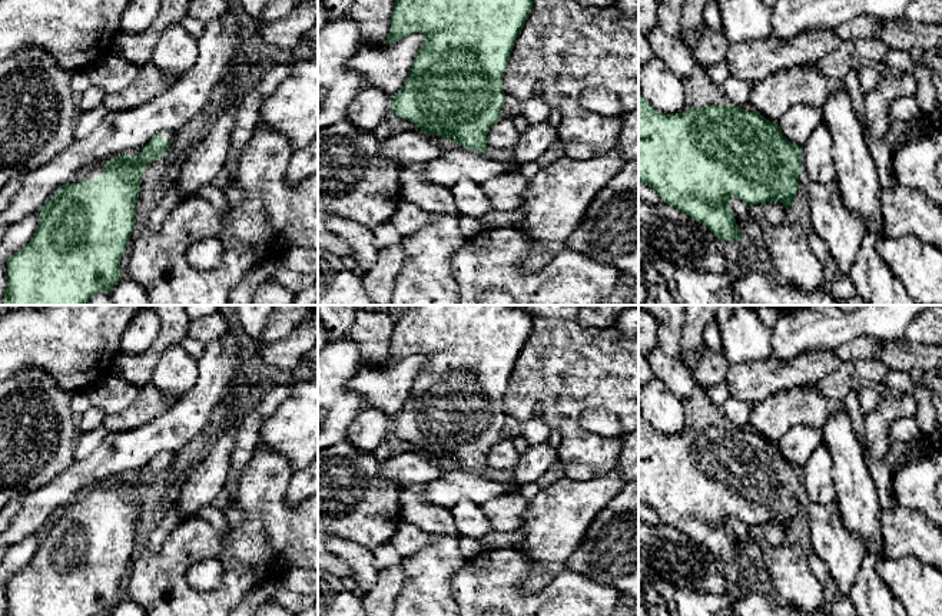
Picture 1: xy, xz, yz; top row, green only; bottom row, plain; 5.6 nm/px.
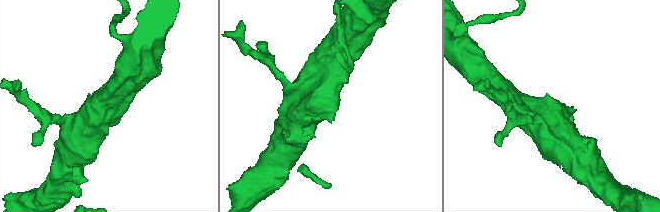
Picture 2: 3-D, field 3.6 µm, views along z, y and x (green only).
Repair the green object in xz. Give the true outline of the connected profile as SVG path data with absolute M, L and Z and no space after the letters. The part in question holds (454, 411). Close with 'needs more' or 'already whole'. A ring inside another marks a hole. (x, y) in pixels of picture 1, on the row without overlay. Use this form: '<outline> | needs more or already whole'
M412 305L397 322L391 337L389 358L384 365L391 365L412 354L424 354L425 360L414 380L411 395L401 408L401 411L392 417L392 433L408 443L412 443L421 448L421 453L435 456L441 460L458 464L462 468L484 474L487 470L487 454L501 440L501 430L504 425L505 414L502 411L502 398L505 395L510 375L515 367L515 361L531 332L533 315L524 309L513 305Z | already whole

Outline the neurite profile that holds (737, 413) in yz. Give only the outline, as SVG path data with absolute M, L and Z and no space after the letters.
M730 395L722 408L730 425L739 427L742 430L750 425L749 417L753 408L750 403L740 401Z

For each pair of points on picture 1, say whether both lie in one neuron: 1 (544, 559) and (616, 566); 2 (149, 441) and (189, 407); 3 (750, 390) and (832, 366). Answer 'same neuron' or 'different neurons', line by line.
1: different neurons
2: same neuron
3: same neuron

